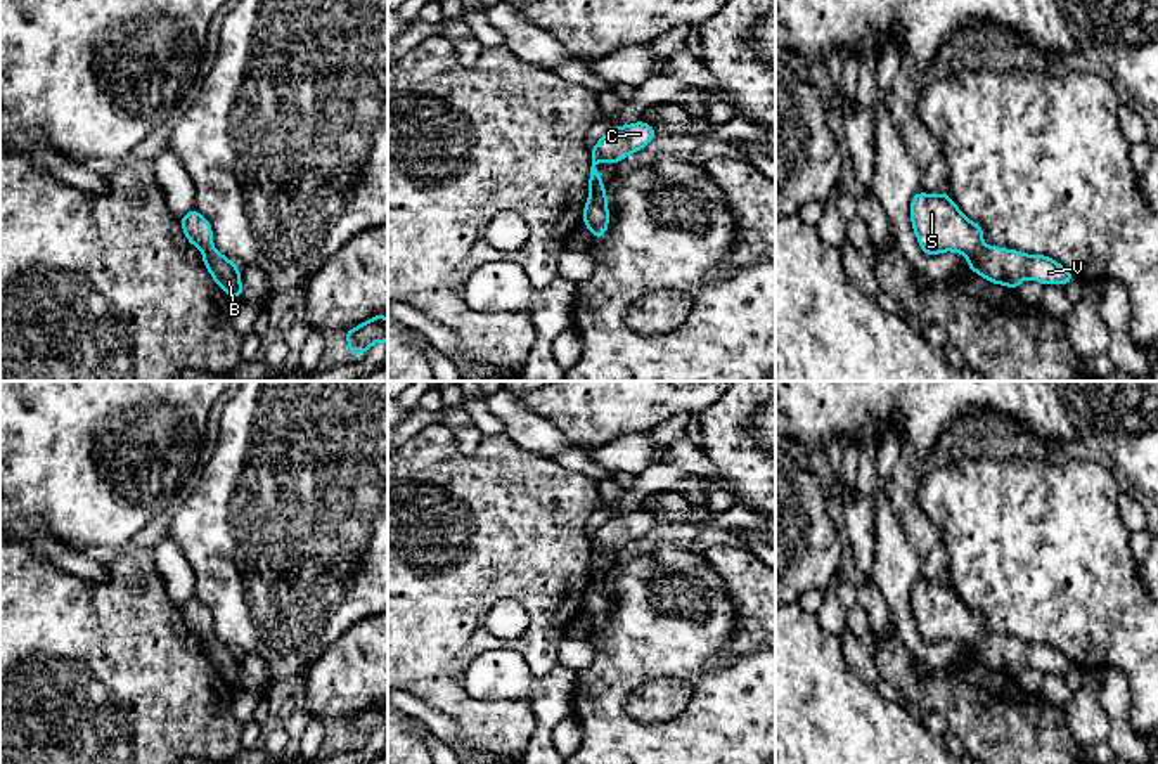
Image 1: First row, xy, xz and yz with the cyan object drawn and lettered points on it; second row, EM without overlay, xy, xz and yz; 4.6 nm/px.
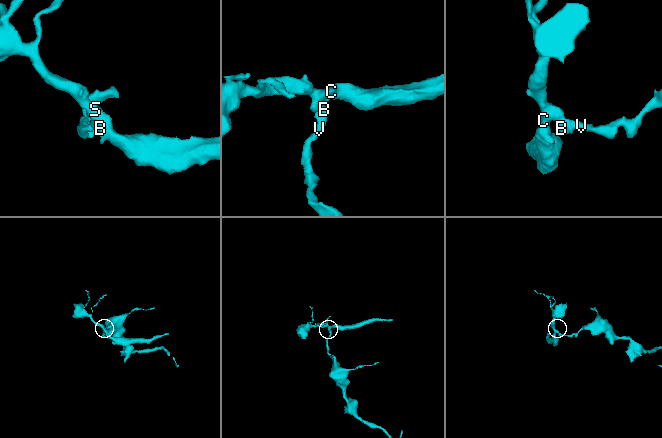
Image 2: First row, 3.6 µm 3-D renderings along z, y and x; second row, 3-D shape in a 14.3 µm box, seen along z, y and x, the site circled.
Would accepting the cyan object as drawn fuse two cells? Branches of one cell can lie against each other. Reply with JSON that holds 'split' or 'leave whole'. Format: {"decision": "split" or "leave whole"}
{"decision": "split"}

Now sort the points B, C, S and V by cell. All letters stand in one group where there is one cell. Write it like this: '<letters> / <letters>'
B V / C S

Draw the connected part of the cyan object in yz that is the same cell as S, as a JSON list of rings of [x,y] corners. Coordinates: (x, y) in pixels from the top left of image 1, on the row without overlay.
[[[916,580],[909,598],[924,643],[954,639],[969,644],[985,634],[983,615],[973,612],[947,580]]]

